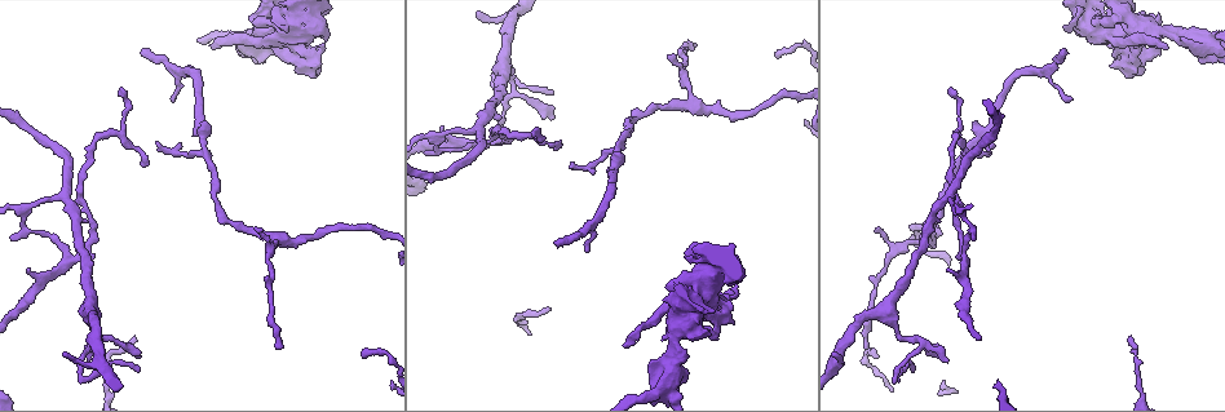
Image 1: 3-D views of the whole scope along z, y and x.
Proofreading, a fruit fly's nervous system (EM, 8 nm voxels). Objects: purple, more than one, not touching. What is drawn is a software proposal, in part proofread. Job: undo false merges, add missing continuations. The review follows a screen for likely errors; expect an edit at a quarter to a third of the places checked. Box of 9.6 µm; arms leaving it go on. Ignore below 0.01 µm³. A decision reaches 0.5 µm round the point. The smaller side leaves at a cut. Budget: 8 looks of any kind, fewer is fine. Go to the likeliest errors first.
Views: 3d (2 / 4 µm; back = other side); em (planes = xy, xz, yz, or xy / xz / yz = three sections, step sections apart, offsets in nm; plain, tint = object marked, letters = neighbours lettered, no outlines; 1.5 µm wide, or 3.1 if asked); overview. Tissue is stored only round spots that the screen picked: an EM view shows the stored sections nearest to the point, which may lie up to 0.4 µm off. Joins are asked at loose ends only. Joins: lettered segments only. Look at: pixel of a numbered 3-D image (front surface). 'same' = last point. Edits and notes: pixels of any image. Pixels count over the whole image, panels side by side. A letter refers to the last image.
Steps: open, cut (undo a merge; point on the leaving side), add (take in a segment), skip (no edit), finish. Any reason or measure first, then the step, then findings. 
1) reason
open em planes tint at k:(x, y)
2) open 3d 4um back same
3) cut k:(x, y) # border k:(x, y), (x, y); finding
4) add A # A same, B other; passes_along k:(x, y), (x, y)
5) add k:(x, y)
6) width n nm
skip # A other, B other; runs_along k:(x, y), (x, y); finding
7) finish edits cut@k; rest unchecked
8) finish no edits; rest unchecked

free end
open em planes letters at 1:(213, 46)

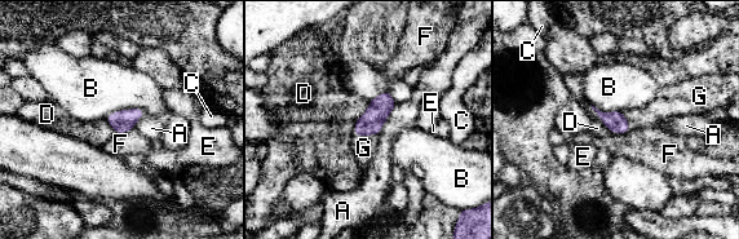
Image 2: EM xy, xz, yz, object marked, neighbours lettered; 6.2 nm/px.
add G # A other, B other, C other, D other, E other, F other, G same; the cell continues

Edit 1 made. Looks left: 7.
free end
open 3d 4um back at 1:(144, 54)

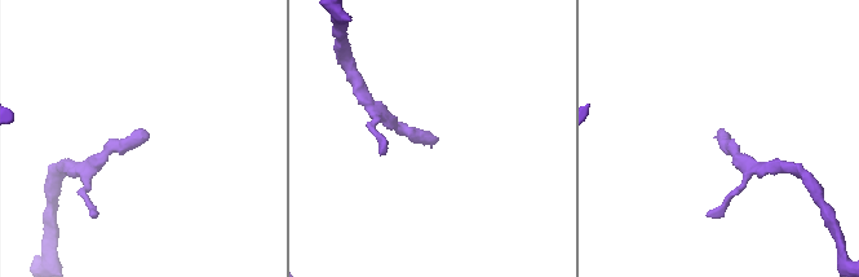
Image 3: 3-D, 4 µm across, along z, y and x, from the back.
now the EM
open em planes letters at 3:(144, 137)

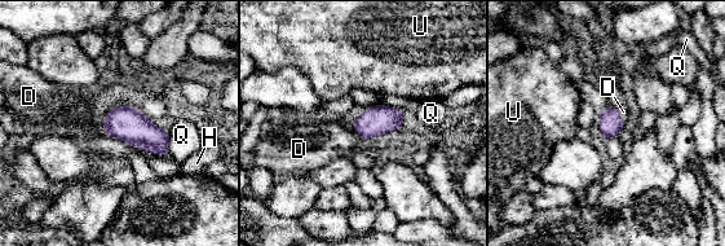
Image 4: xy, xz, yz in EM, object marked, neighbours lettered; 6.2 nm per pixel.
width 140 nm
add D # D same, H other, Q other, U other; passes_along 4:(376, 121), (358, 132), (319, 143); it goes on there

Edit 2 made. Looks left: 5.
closes a loop
open em xy step 8 tint at 1:(442, 131)

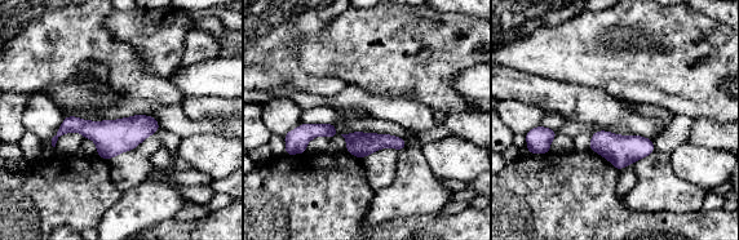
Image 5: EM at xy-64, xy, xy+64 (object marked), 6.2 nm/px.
open em planes letters same

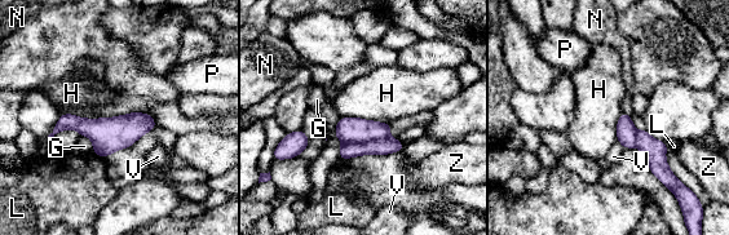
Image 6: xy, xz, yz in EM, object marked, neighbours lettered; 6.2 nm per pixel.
cut 6:(389, 145) # G other, H other, L other, N other, P other, V other, Z other; part_leaving 6:(398, 146), (354, 149), (343, 155); a second cell is stuck on

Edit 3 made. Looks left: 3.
finish edits add@2, add@4, cut@6; rest unchecked

